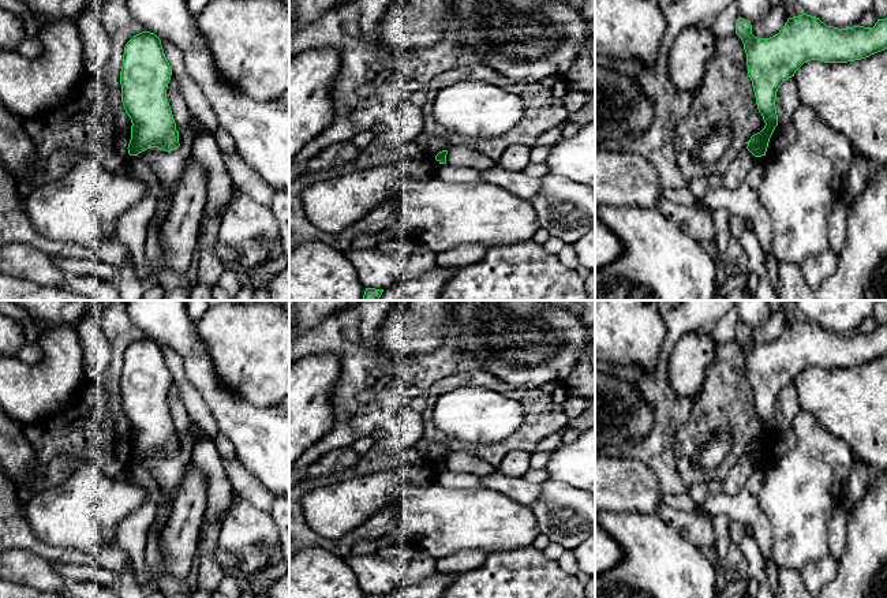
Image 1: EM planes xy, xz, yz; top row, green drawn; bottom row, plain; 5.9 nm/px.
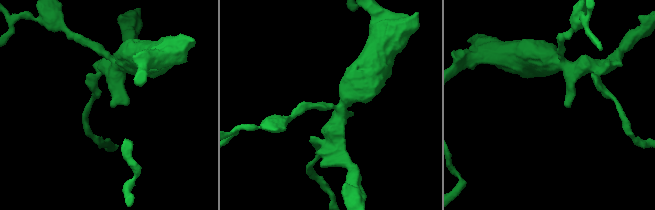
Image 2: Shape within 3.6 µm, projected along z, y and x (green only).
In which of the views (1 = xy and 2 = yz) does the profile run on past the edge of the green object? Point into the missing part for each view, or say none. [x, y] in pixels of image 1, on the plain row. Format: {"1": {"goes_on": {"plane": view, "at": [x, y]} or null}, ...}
{"1": {"goes_on": null}, "2": {"goes_on": null}}

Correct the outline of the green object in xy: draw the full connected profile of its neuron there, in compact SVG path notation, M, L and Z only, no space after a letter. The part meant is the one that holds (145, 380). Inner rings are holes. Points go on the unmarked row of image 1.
M145 336L126 350L120 390L121 408L132 429L130 461L150 453L172 457L180 452L166 404L171 381L161 345L154 339Z

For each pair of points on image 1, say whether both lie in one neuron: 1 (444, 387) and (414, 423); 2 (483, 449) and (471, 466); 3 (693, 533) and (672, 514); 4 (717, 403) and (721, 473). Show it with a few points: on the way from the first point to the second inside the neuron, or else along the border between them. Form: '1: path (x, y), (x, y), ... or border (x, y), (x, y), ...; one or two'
1: border (422, 419), (423, 422); two
2: border (472, 449), (479, 458), (496, 467); two
3: path (688, 527), (677, 519); one
4: path (734, 421), (738, 425), (738, 451), (736, 455); one

